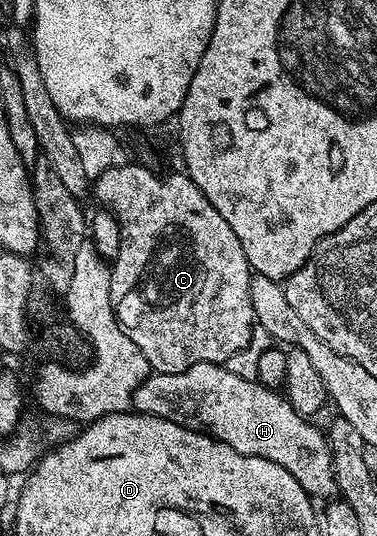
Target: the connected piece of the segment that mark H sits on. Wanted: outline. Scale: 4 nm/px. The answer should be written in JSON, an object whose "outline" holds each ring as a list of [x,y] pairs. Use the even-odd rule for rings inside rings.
{"outline":[[[197,363],[180,373],[152,372],[134,389],[131,404],[136,413],[157,415],[186,429],[206,431],[241,455],[264,457],[277,463],[277,467],[285,467],[312,498],[336,496],[326,432],[293,411],[286,396],[267,389],[256,380],[233,375],[226,364]]]}

